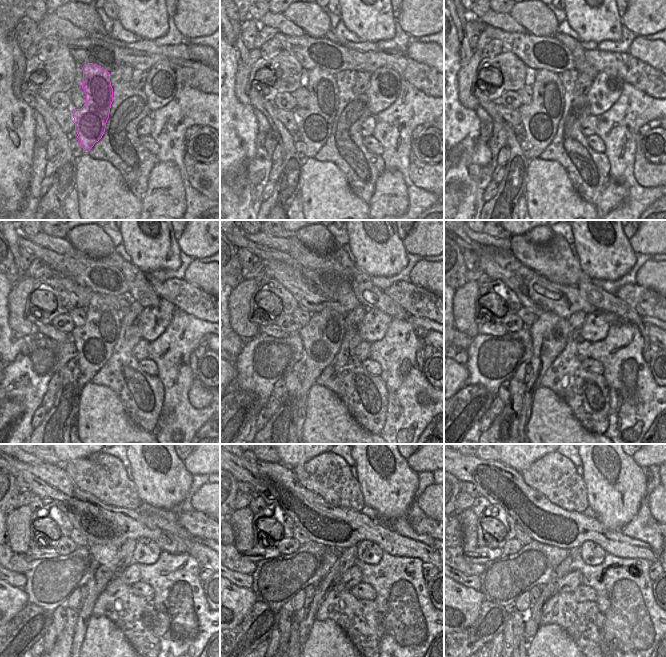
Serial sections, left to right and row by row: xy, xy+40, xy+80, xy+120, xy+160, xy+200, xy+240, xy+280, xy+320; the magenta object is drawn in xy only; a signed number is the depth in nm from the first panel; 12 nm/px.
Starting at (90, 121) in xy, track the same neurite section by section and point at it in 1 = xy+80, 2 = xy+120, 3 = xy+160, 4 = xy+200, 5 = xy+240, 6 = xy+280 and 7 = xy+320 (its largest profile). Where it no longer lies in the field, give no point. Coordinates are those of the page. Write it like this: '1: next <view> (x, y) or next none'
1: next xy+80 (540, 119)
2: next xy+120 (95, 340)
3: next xy+160 (322, 337)
4: next xy+200 (549, 333)
5: next xy+240 (104, 555)
6: next xy+280 (326, 584)
7: next xy+320 (549, 589)

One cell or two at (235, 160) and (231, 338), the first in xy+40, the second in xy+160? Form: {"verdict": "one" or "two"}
{"verdict": "one"}

